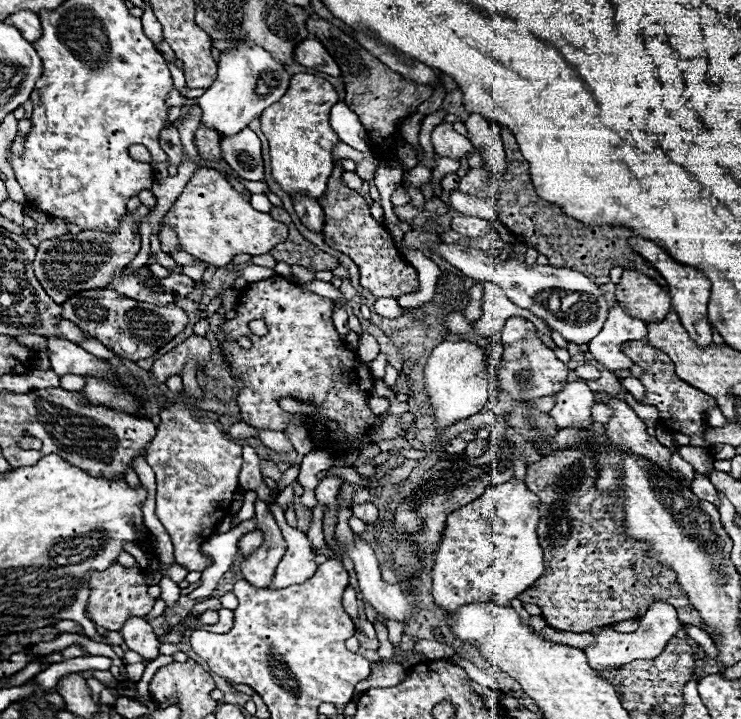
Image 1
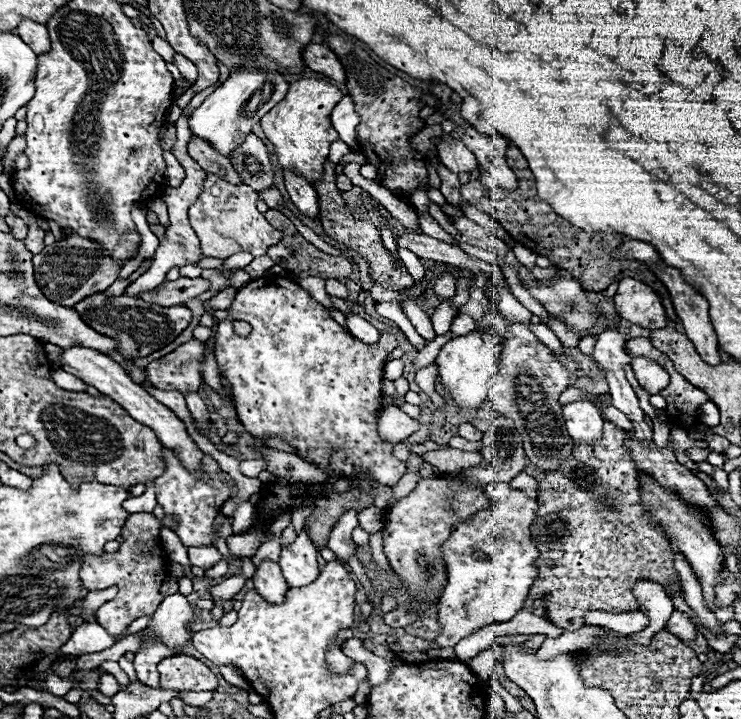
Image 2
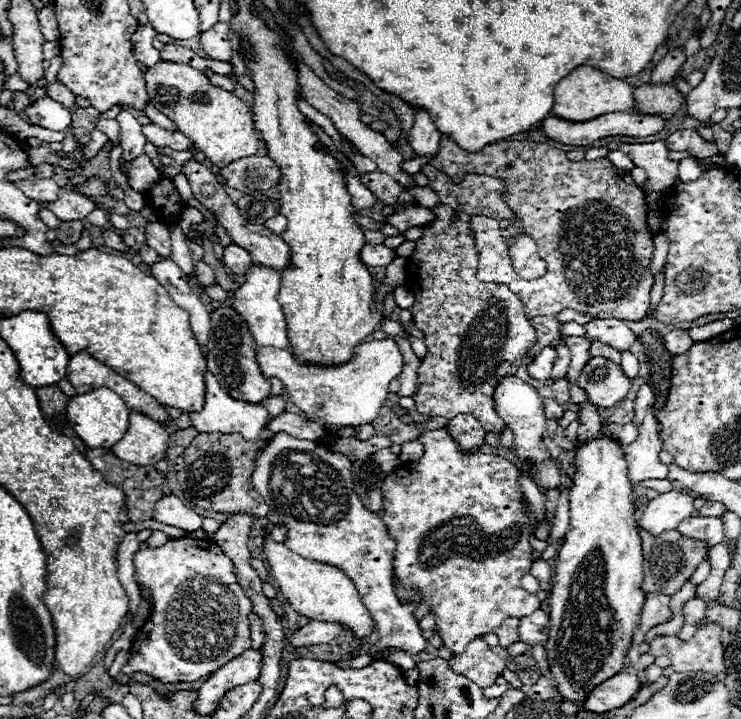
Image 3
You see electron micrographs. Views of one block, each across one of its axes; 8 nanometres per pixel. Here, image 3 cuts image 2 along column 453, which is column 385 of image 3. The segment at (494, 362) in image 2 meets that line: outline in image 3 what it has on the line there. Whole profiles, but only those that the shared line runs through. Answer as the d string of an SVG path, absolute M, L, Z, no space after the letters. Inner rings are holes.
M392 338L362 342L356 346L354 358L340 366L318 366L302 364L294 358L290 350L280 348L260 348L258 354L260 370L266 378L280 378L286 386L290 400L304 412L306 420L318 422L324 430L338 430L344 426L360 428L372 424L378 416L382 402L388 396L388 384L400 376L404 360Z

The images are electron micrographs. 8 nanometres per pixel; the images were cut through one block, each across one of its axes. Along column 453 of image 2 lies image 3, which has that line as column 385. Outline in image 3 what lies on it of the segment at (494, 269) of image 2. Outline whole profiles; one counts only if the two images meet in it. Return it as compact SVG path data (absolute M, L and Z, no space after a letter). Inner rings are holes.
M366 244L360 250L360 260L366 266L386 266L392 262L394 256L396 256L396 252L384 244Z

